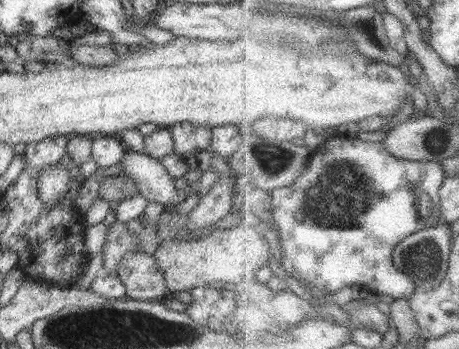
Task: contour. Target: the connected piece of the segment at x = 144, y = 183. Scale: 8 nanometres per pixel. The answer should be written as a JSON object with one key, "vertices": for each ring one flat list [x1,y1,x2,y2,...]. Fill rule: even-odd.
{"vertices":[[126,150,119,164,122,166,120,175,132,180,140,191,139,195,146,198,149,203,163,204,167,209,181,203,174,184,175,179,170,176,159,159]]}

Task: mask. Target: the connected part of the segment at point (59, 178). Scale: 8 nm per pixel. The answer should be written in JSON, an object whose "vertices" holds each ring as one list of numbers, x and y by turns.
{"vertices":[[47,167,39,177,39,200,44,207,59,204,67,194,71,184,69,171,63,167]]}

